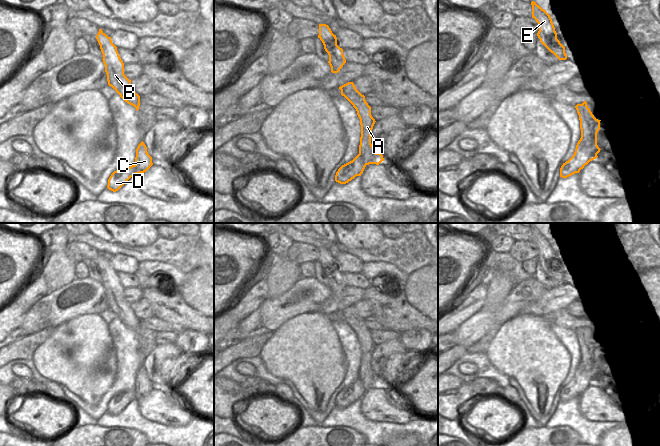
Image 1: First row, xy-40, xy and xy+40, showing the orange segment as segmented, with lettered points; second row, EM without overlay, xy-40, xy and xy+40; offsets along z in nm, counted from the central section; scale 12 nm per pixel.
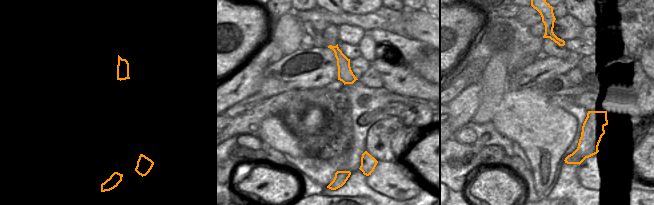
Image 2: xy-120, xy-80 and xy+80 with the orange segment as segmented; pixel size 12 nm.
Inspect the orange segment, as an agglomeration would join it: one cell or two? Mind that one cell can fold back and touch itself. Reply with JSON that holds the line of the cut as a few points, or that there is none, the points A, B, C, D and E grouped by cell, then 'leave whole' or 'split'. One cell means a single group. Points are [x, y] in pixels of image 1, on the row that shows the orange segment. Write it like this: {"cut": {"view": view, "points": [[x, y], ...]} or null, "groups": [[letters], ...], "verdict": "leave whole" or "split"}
{"cut": {"view": "xy+40", "points": [[580, 138], [591, 147], [591, 152], [596, 156]]}, "groups": [["A", "B", "C", "E"], ["D"]], "verdict": "split"}

